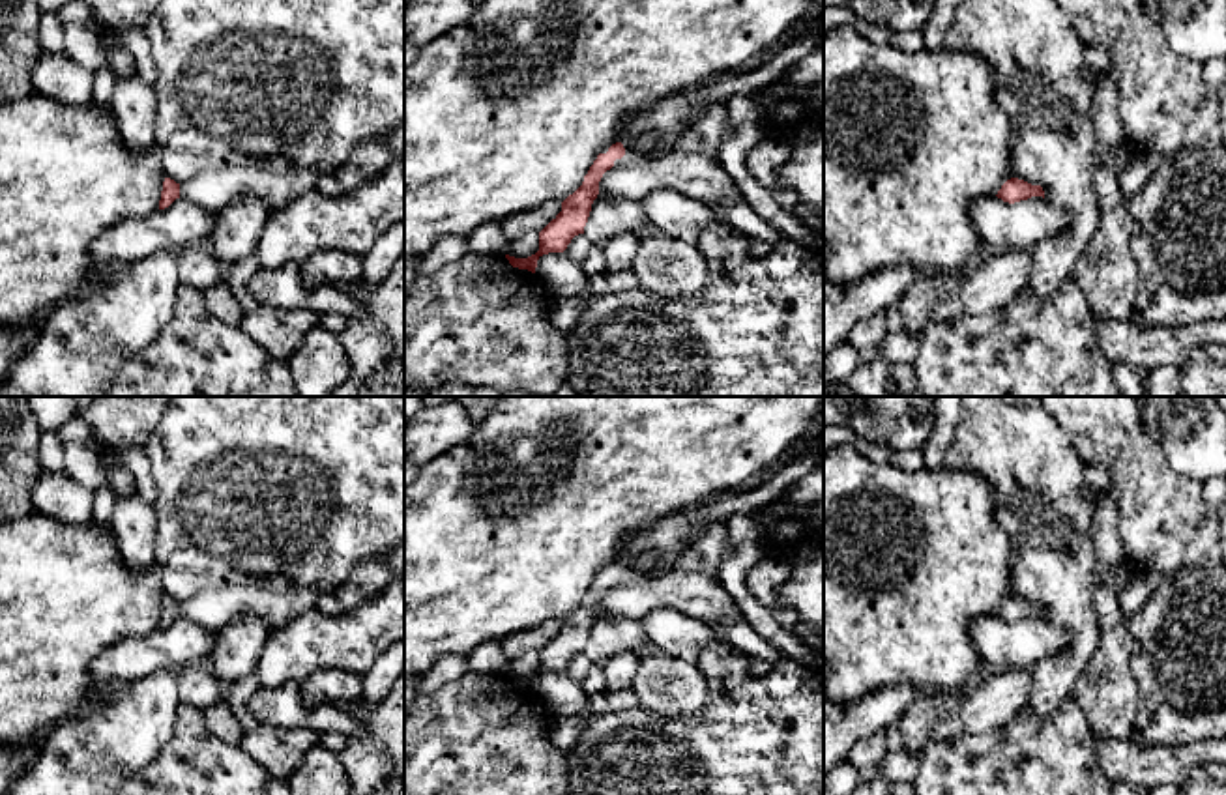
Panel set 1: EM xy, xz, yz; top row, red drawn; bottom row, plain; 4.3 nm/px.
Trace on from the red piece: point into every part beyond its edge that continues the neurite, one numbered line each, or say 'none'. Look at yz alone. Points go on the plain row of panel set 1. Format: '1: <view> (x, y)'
none

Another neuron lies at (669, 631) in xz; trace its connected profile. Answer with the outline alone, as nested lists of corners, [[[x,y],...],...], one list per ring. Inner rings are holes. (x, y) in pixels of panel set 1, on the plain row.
[[[657,608],[638,619],[651,651],[696,664],[700,653],[717,642],[728,643],[715,629],[676,608]]]

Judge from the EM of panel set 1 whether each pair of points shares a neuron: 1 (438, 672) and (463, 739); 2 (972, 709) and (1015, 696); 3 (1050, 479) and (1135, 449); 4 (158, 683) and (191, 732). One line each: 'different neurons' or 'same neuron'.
1: different neurons
2: same neuron
3: different neurons
4: different neurons

